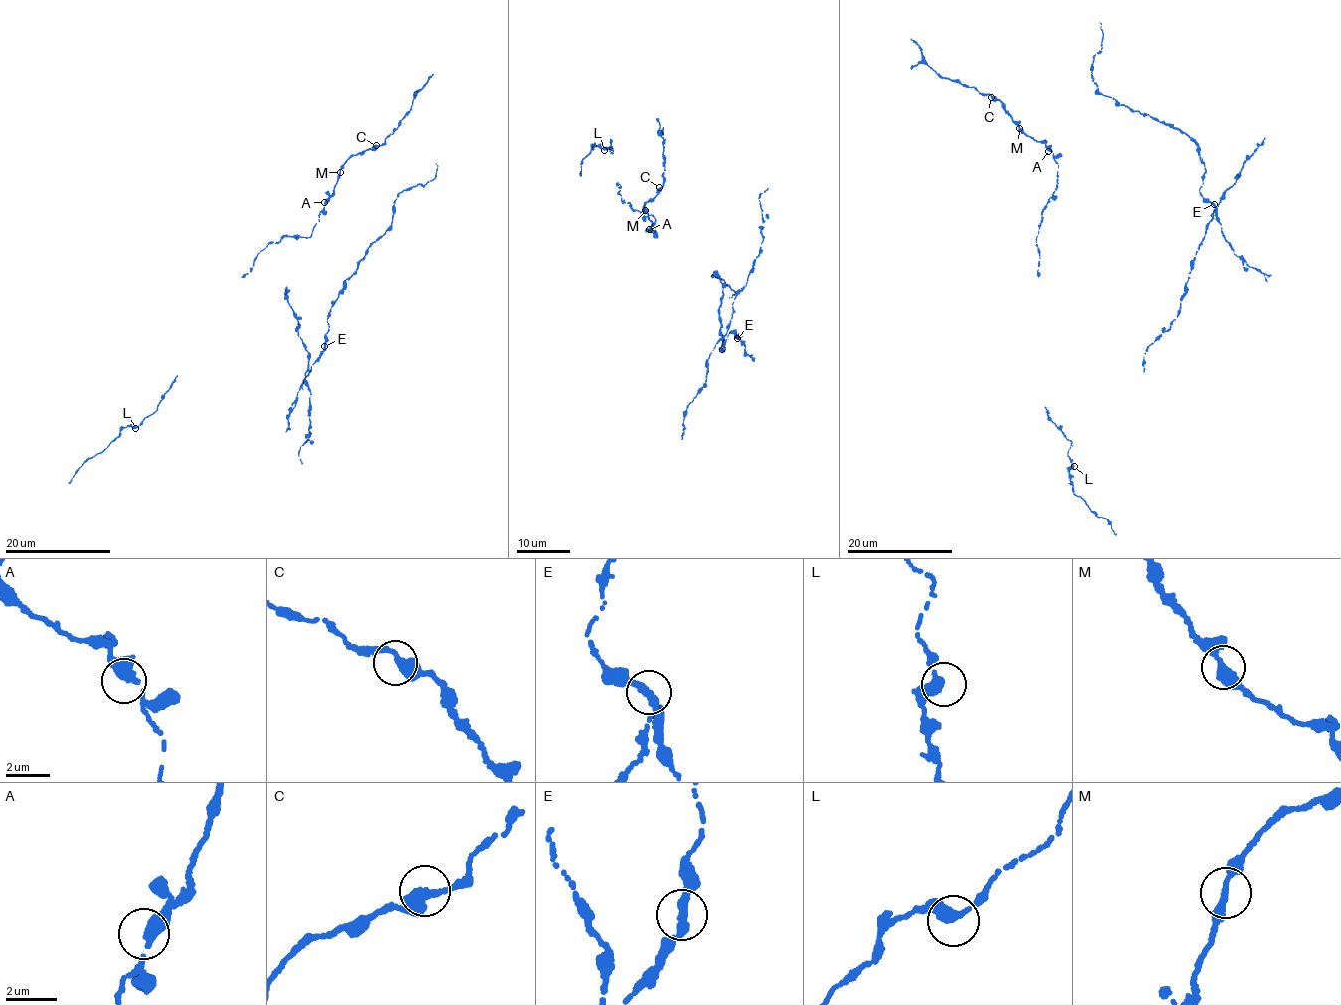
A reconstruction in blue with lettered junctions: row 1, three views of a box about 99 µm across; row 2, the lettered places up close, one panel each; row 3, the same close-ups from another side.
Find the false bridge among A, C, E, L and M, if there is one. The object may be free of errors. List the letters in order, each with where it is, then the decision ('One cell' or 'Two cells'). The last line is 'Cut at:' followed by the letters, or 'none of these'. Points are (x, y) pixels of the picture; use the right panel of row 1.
A: Place: (1048, 151). One cell
C: Place: (991, 97). One cell
E: Place: (1214, 204). One cell
L: Place: (1074, 466). One cell
M: Place: (1019, 128). One cell
Cut at: none of these

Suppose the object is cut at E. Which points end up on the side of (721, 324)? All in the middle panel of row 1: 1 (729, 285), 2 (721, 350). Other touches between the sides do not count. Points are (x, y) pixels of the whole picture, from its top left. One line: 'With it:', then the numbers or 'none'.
With it: 1, 2

